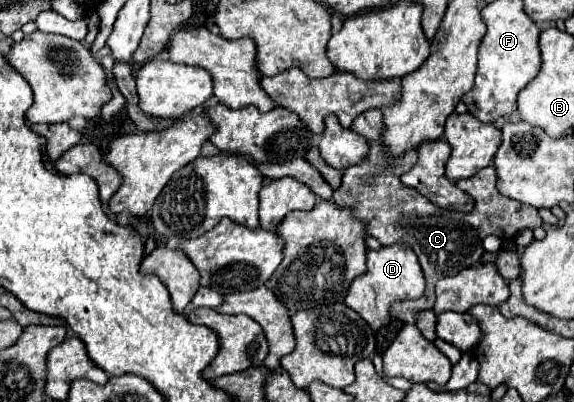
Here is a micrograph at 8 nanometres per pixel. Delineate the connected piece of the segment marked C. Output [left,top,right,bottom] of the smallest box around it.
[333,109,543,323]

